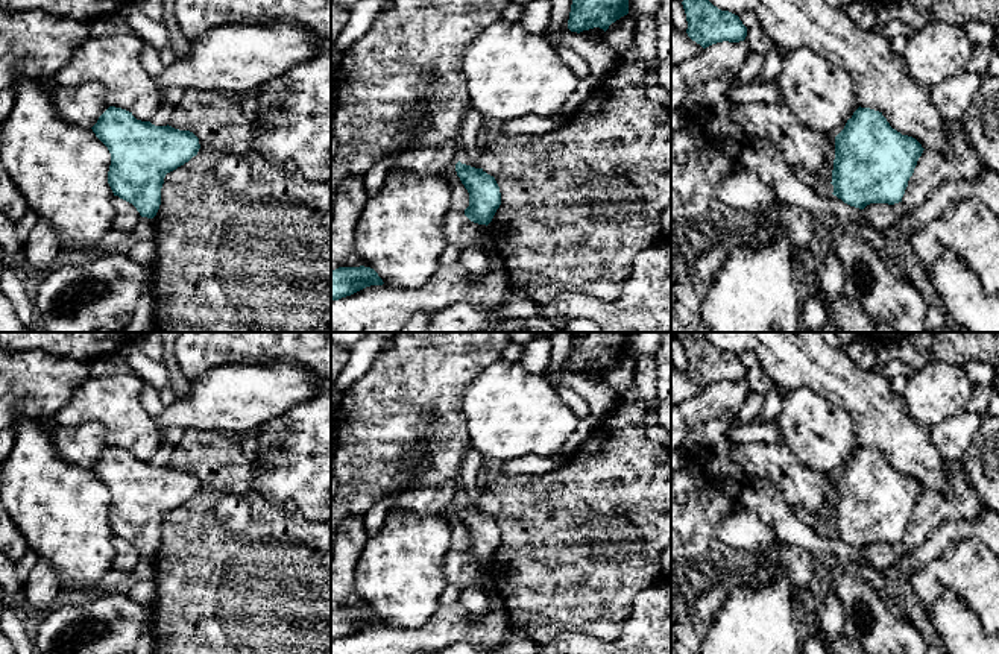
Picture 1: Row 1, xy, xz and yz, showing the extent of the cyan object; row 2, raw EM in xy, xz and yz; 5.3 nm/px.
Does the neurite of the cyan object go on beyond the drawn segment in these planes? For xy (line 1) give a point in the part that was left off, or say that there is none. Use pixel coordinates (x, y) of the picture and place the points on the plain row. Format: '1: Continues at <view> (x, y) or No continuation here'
1: No continuation here

